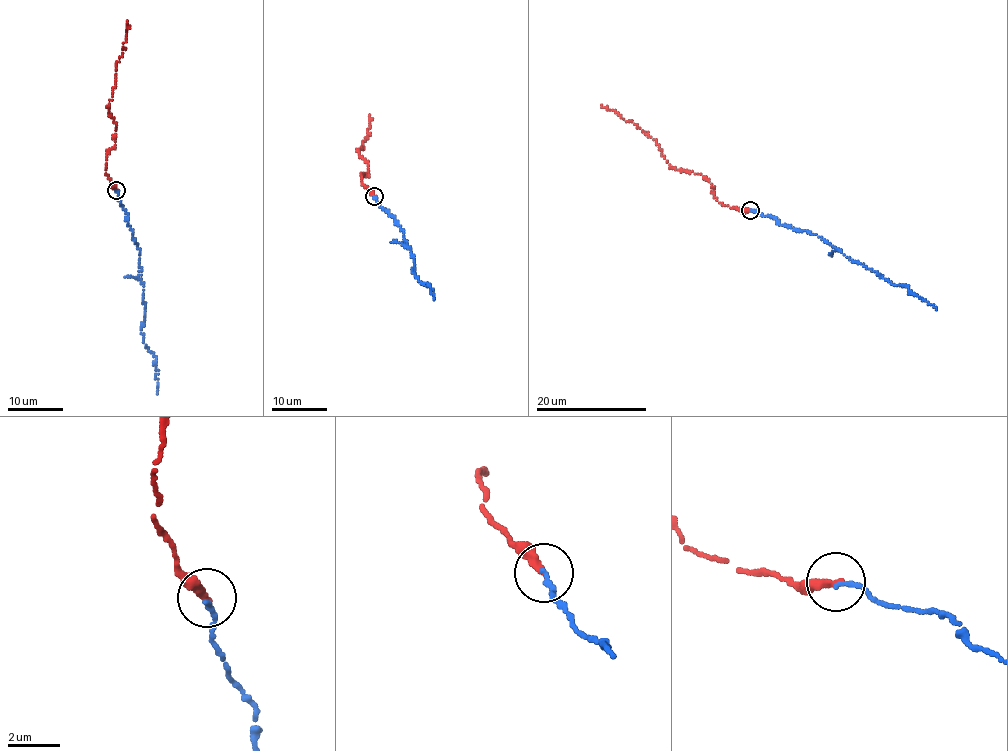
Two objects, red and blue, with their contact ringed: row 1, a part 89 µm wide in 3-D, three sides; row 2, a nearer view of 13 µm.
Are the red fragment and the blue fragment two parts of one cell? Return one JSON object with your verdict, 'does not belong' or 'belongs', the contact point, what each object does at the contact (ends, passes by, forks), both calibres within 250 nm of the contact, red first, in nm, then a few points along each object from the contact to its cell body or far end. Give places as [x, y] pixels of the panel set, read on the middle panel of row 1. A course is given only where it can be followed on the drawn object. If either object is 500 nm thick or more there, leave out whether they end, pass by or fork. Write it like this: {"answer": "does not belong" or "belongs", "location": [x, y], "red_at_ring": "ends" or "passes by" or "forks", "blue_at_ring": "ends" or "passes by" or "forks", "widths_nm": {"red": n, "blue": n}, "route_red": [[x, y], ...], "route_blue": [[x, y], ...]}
{"answer": "belongs", "location": [374, 196], "red_at_ring": "ends", "blue_at_ring": "ends", "widths_nm": {"red": 320, "blue": 200}, "route_red": [[374, 196], [361, 182], [361, 175], [368, 175], [367, 163], [358, 149], [370, 135], [369, 115]], "route_blue": [[374, 195], [381, 209], [392, 216], [402, 230], [405, 246], [411, 251], [413, 274], [432, 288], [434, 298]]}

